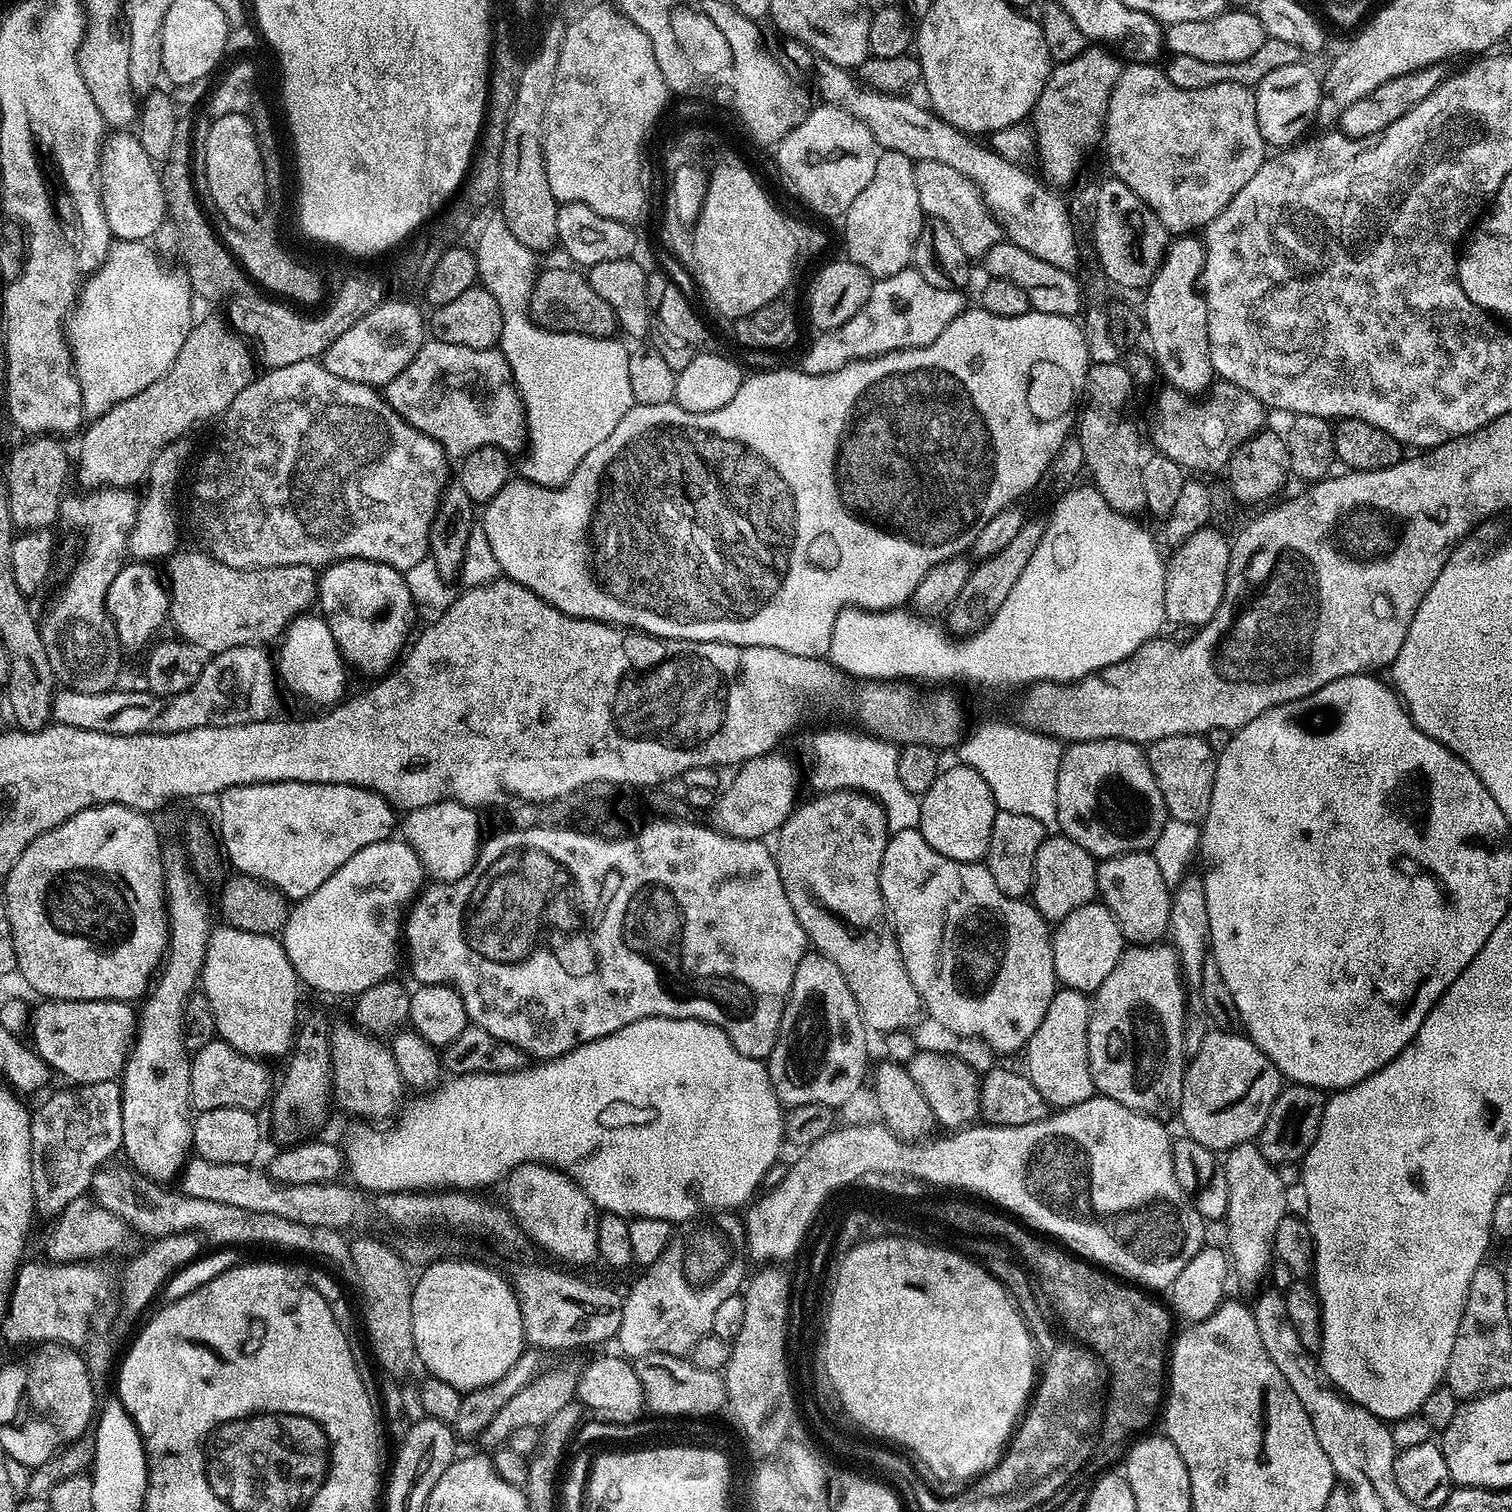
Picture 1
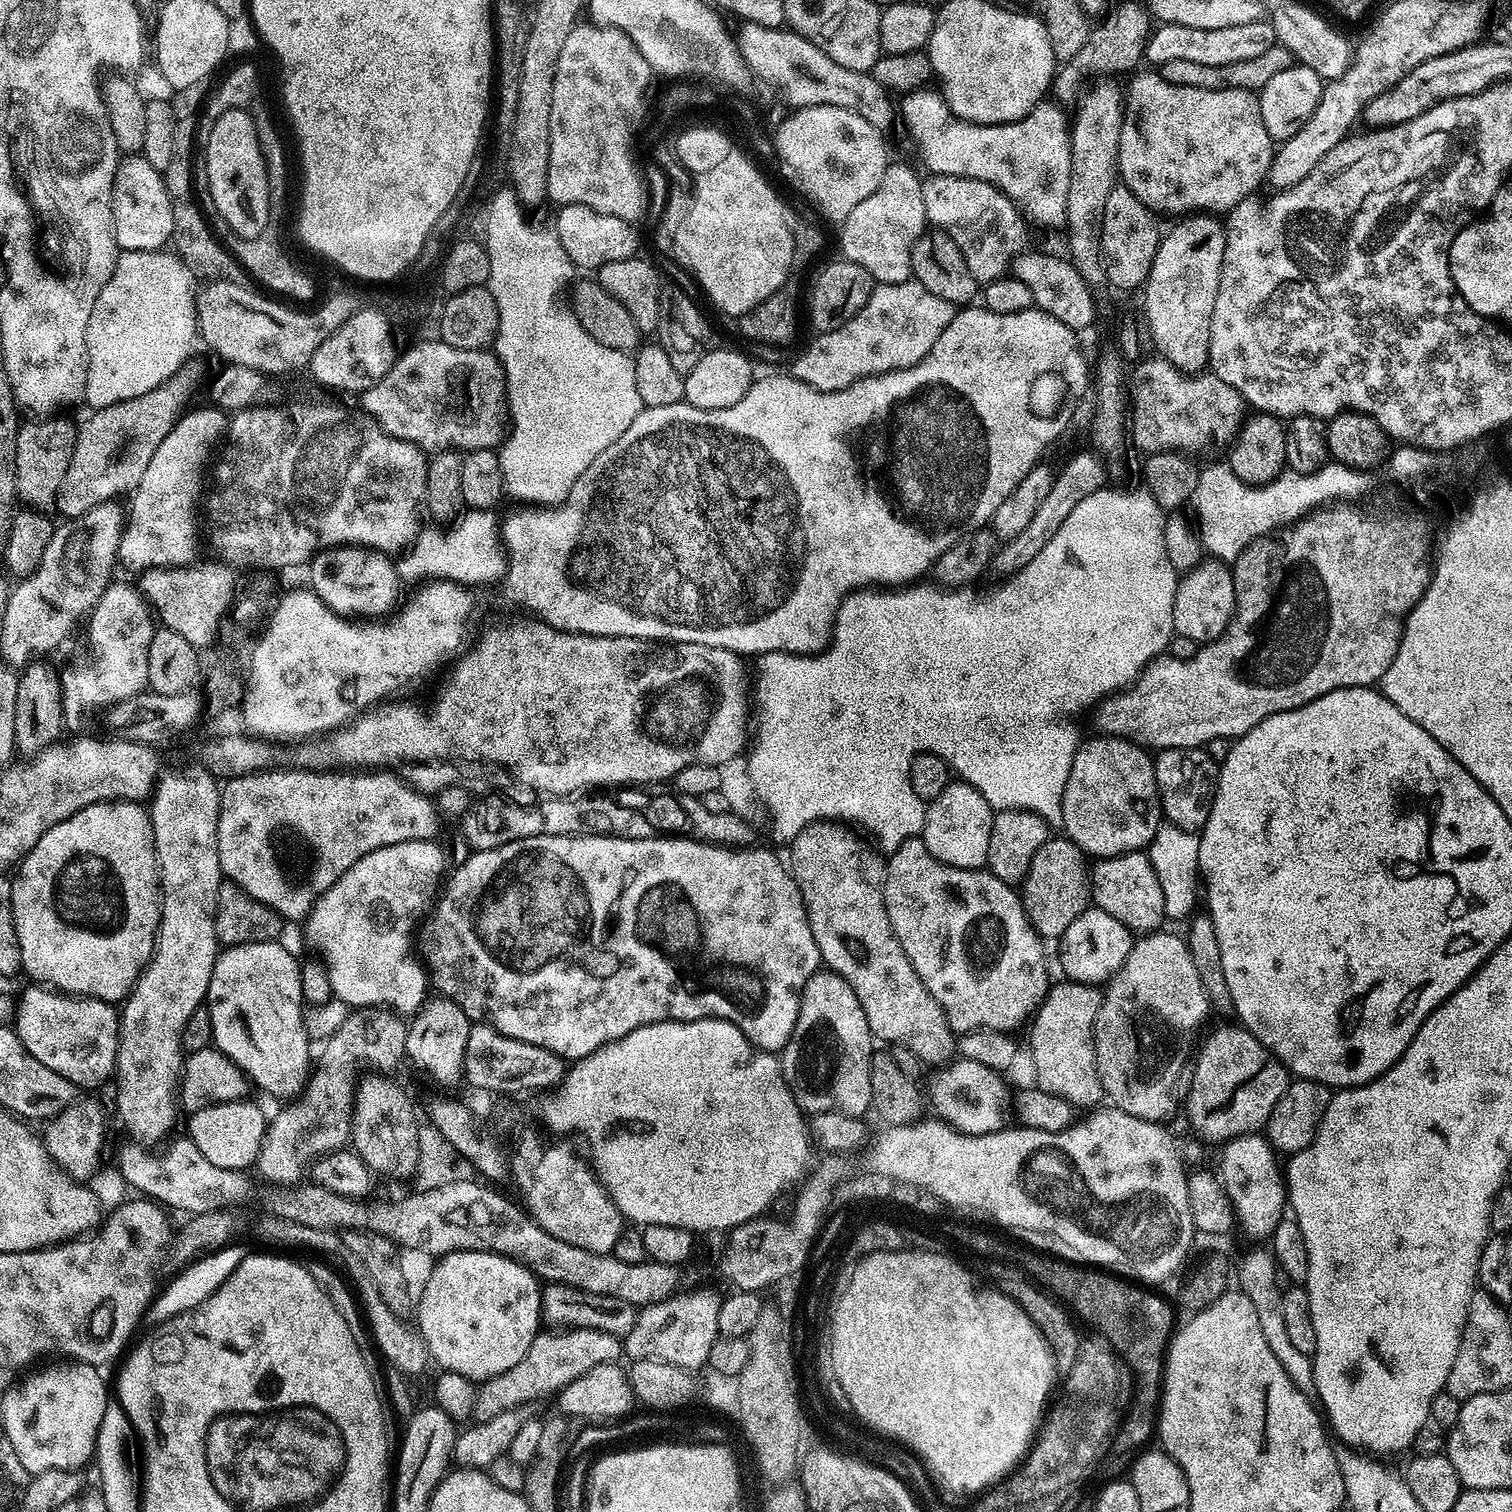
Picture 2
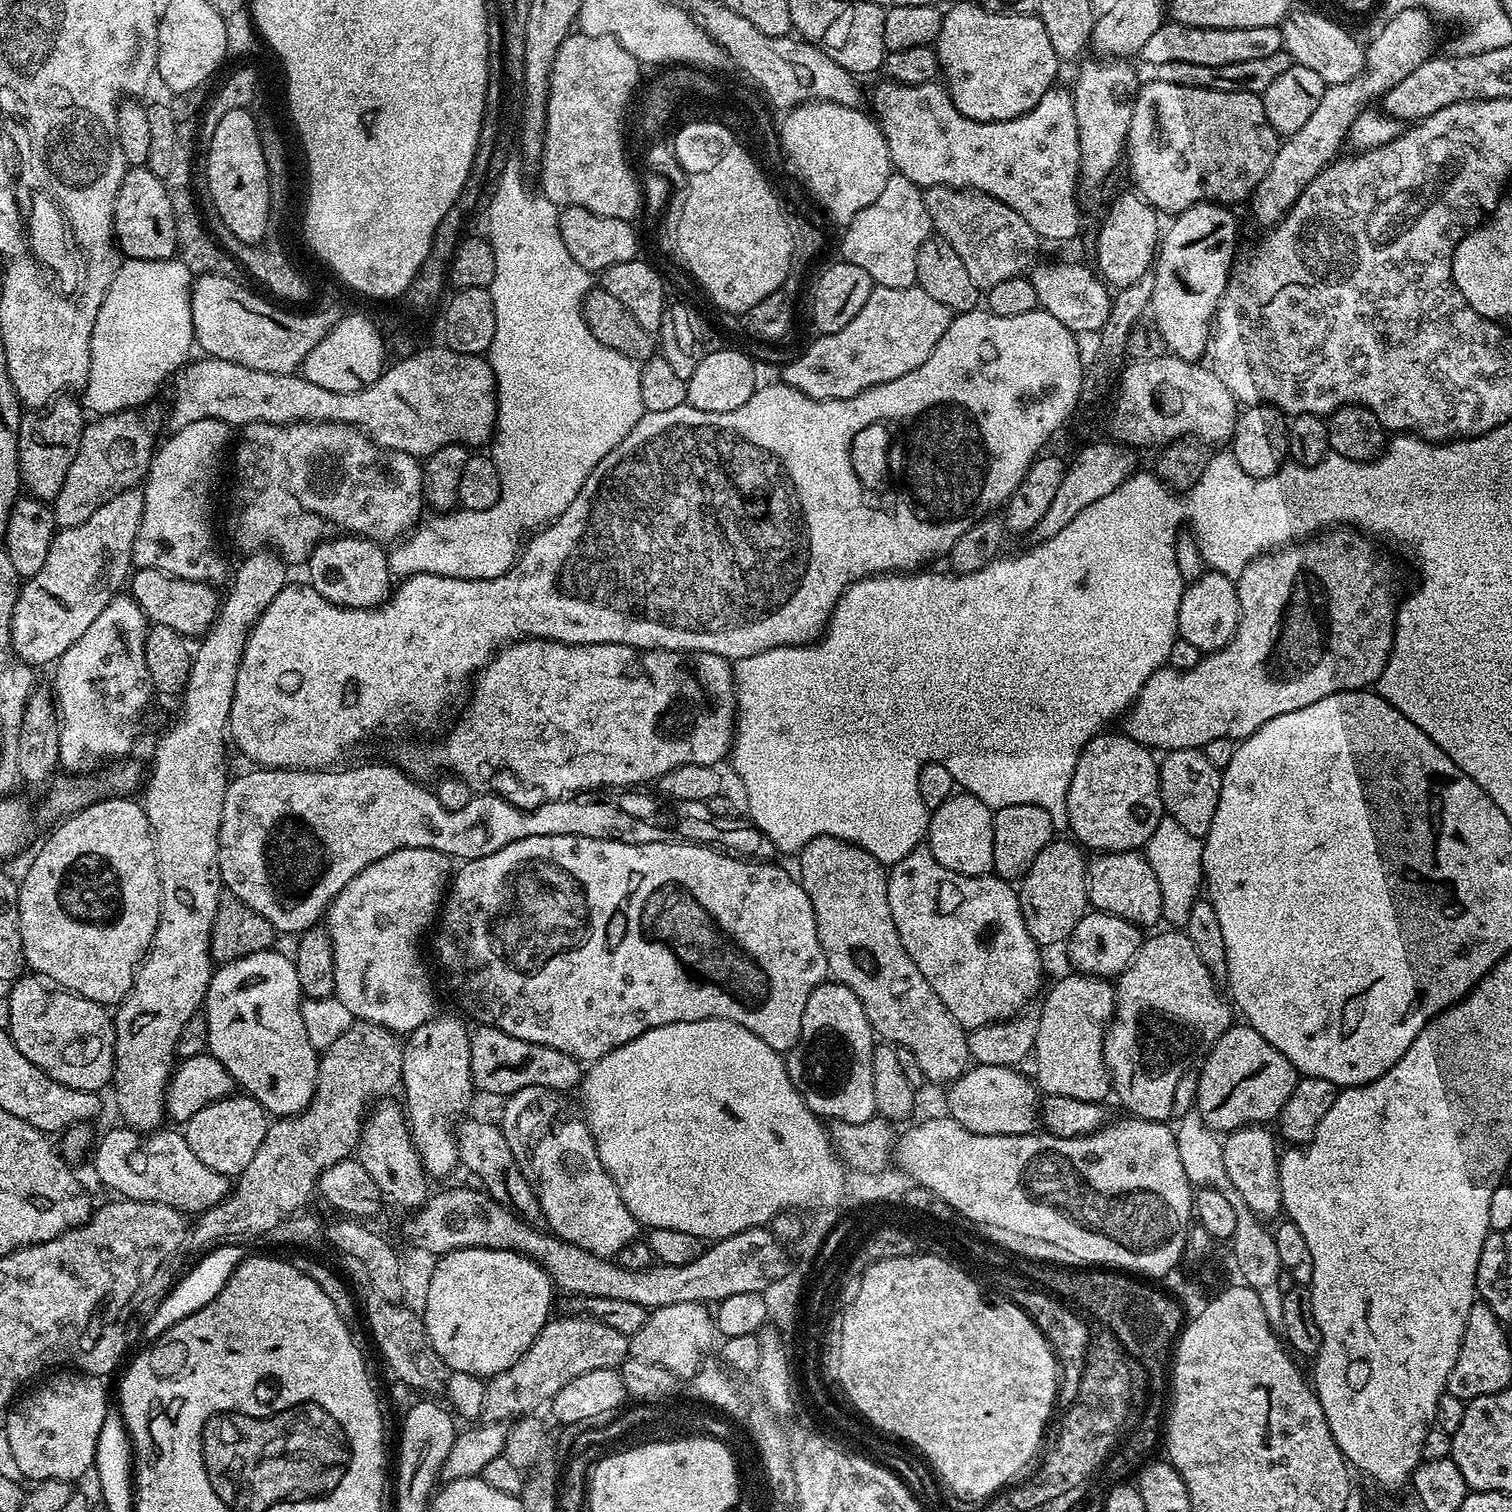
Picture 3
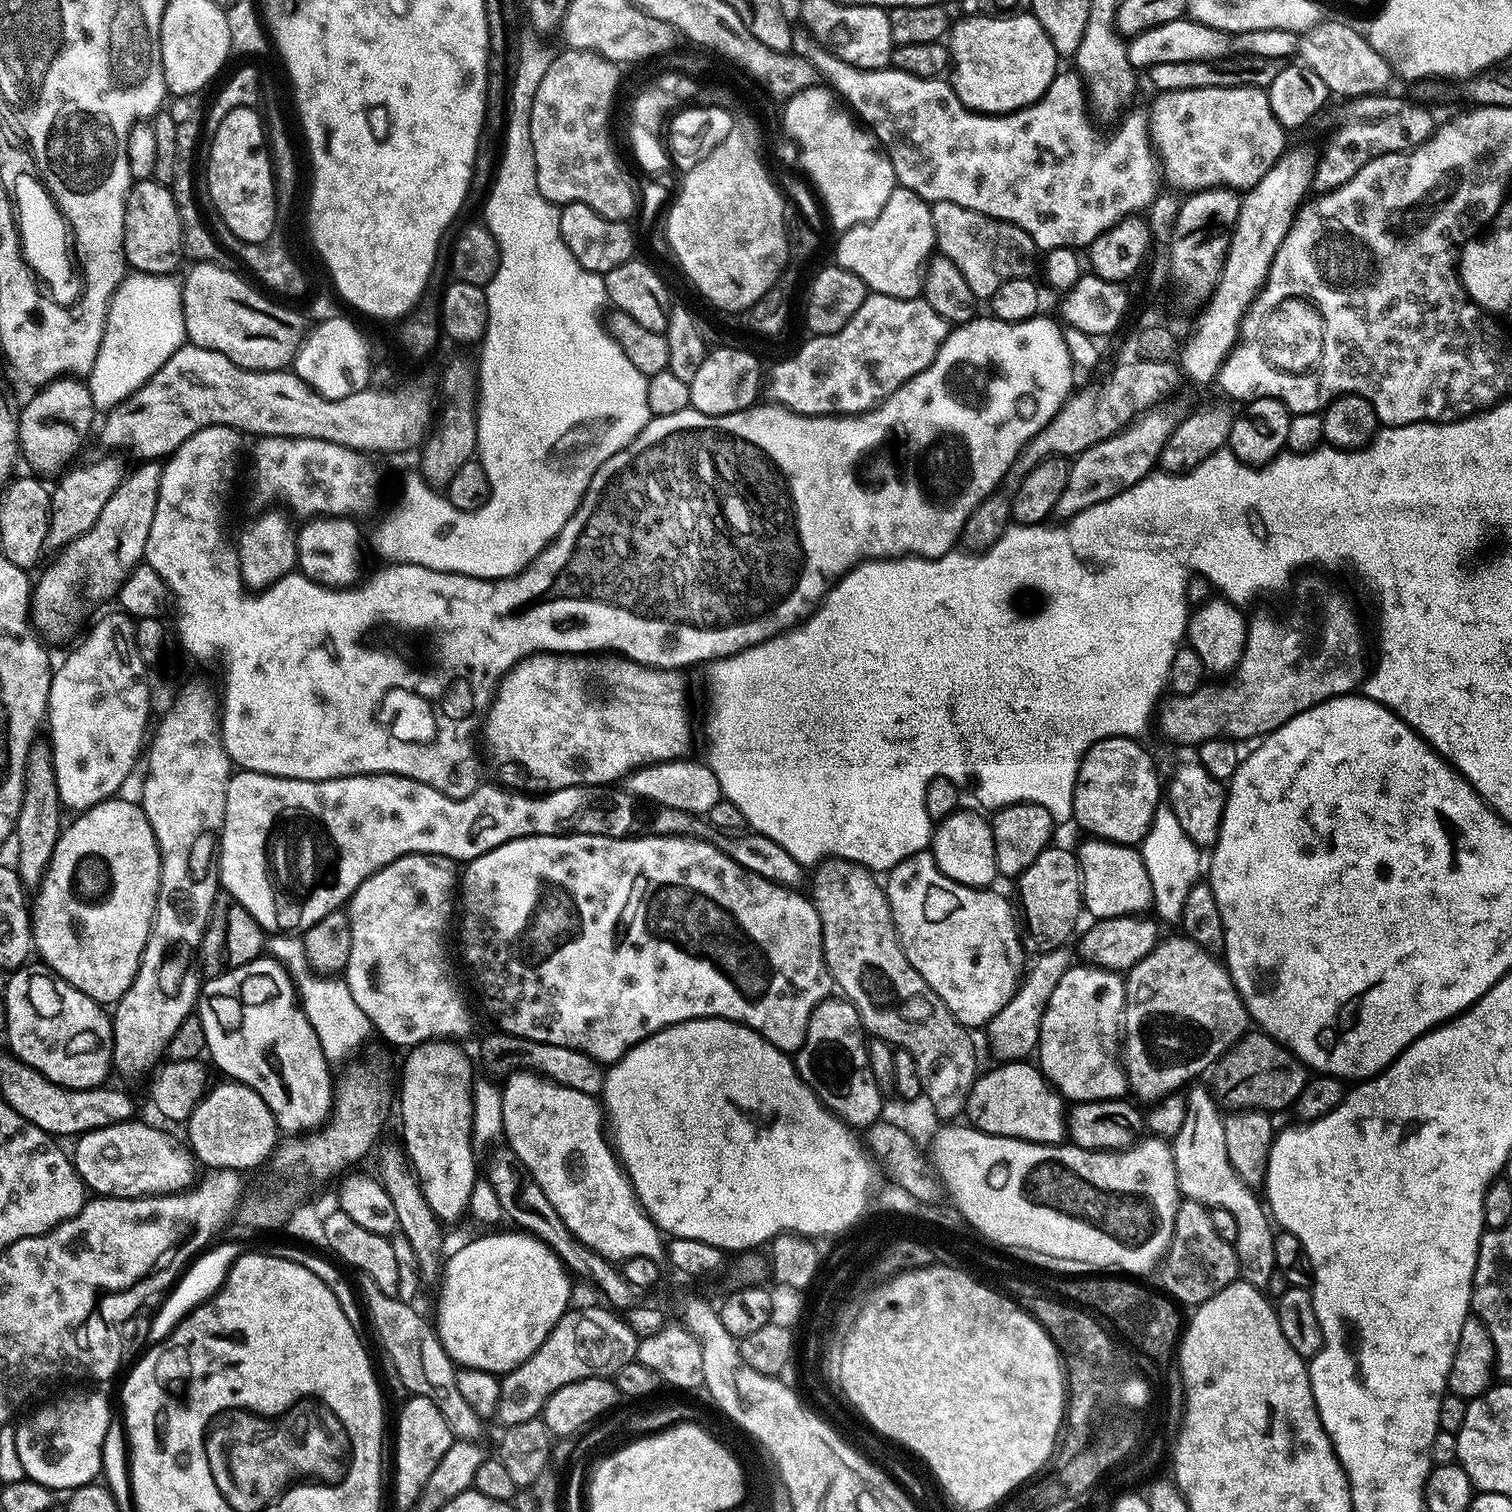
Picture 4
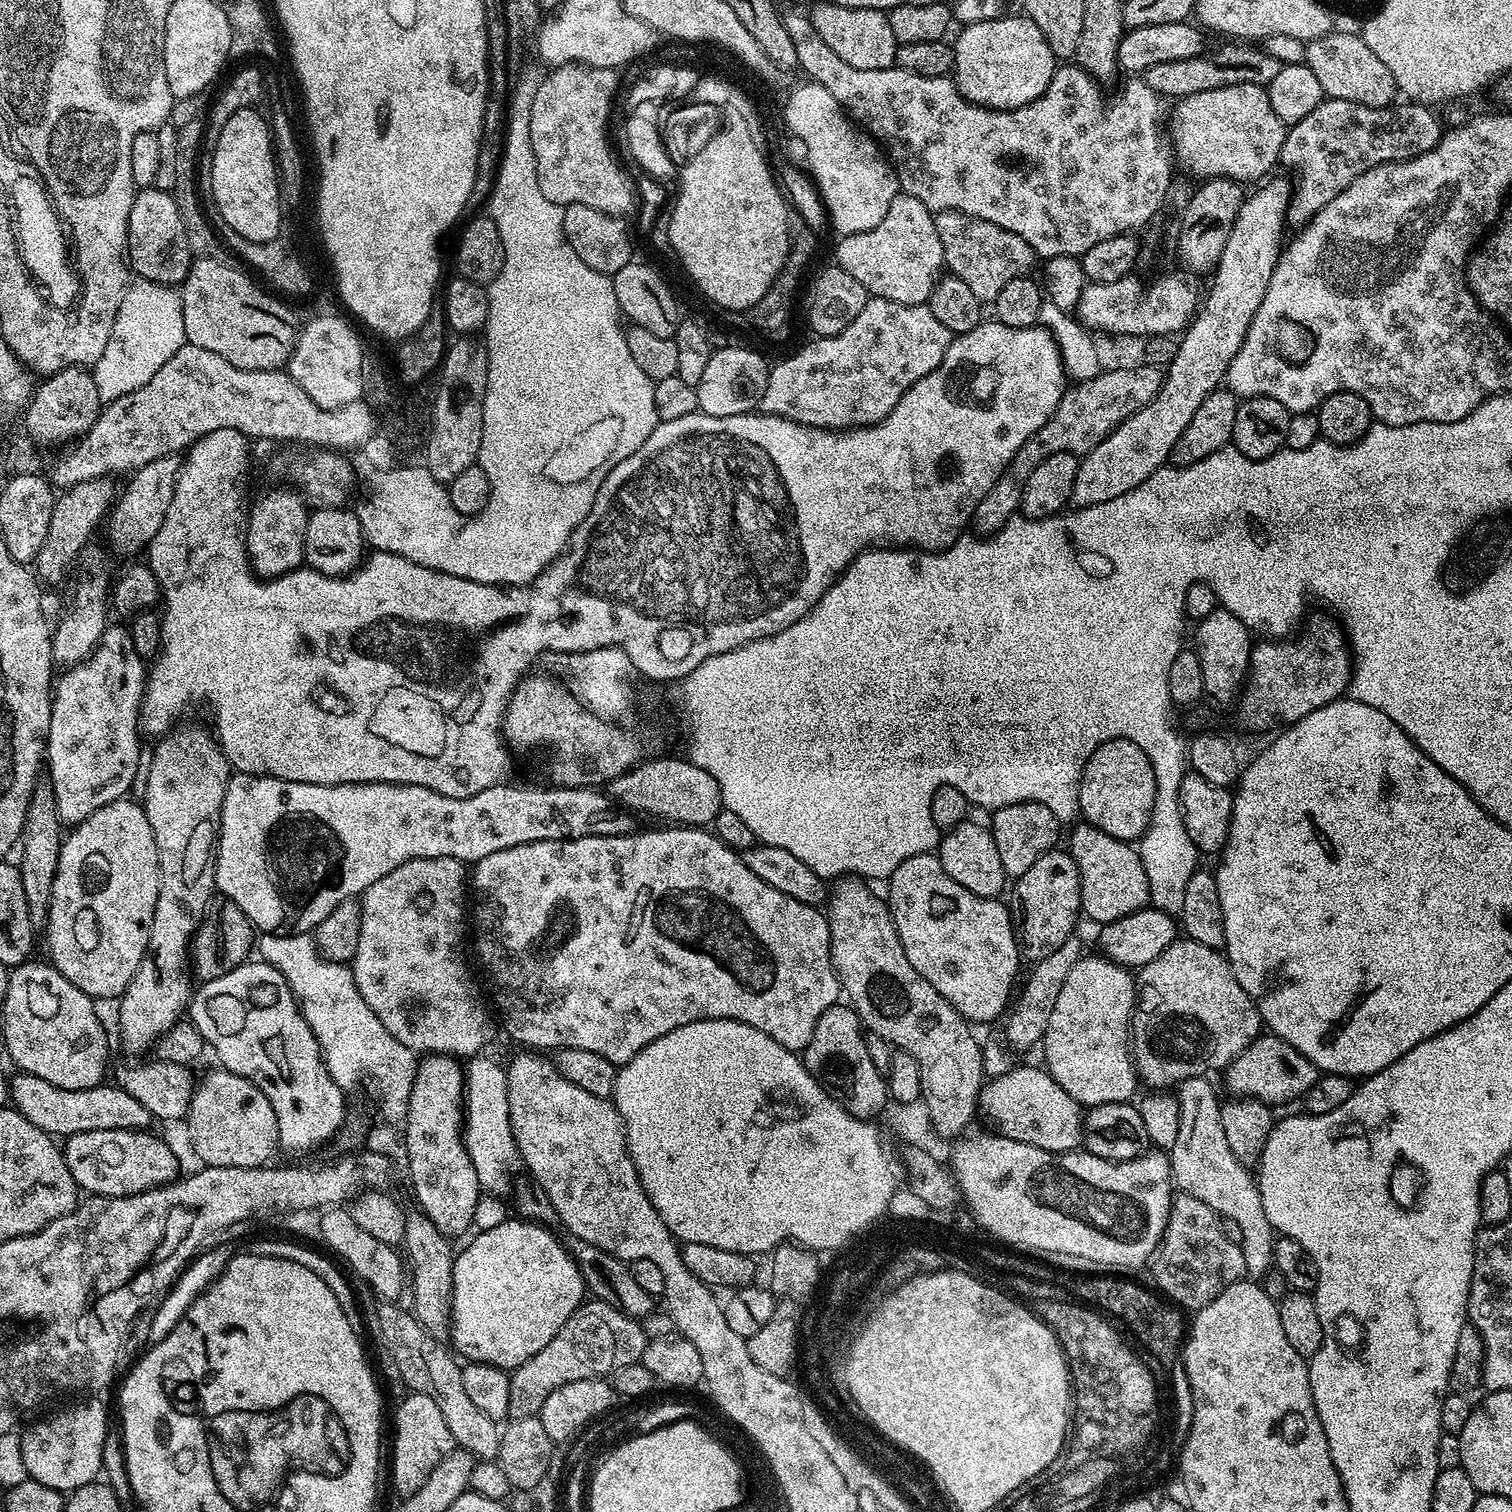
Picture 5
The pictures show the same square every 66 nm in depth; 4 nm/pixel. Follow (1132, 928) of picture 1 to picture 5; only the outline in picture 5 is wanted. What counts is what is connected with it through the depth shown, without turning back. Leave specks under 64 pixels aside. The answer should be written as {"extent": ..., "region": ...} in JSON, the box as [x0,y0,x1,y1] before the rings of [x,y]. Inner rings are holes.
{"extent":[1070,822,1150,926],"region":[[[1087,822],[1077,823],[1076,826],[1072,832],[1070,851],[1080,875],[1080,907],[1083,915],[1103,926],[1145,907],[1150,897],[1146,870],[1139,851],[1129,841],[1114,838]]]}

